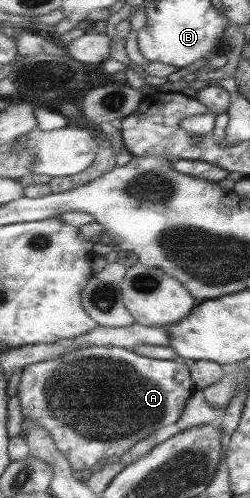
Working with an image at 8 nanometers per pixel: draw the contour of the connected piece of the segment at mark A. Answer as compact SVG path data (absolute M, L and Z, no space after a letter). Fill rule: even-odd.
M85 346L60 356L23 368L16 395L22 421L39 425L39 429L51 436L58 453L65 457L73 471L91 469L101 459L116 460L136 441L173 424L194 391L187 365L177 361L141 357L113 346Z

